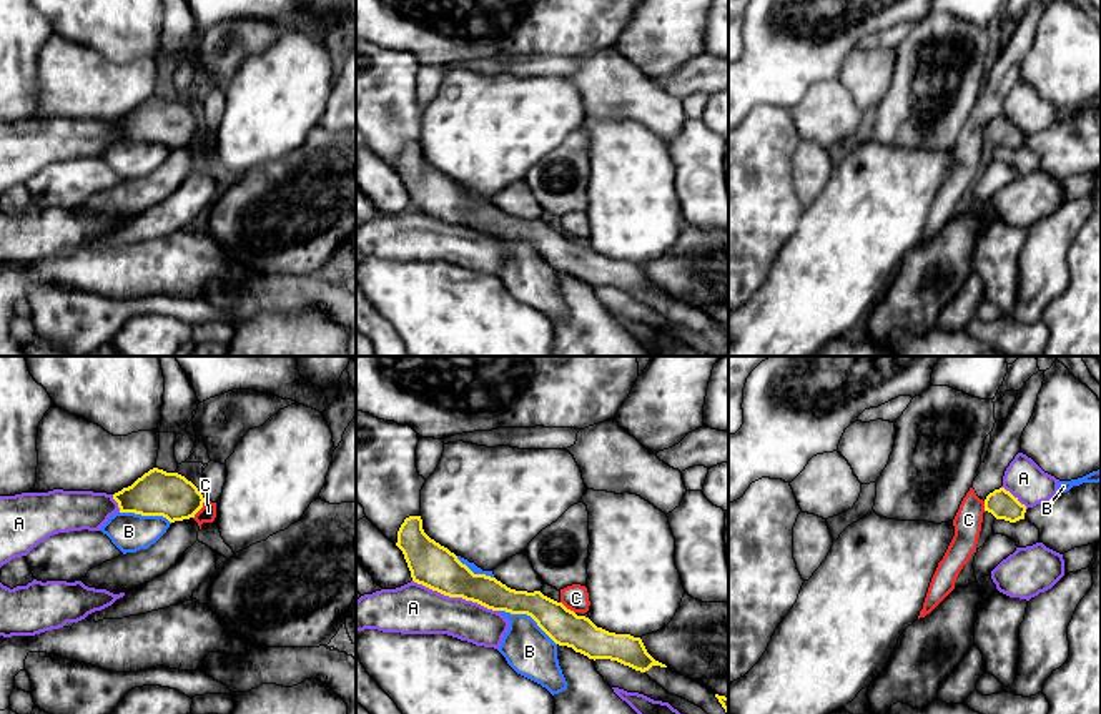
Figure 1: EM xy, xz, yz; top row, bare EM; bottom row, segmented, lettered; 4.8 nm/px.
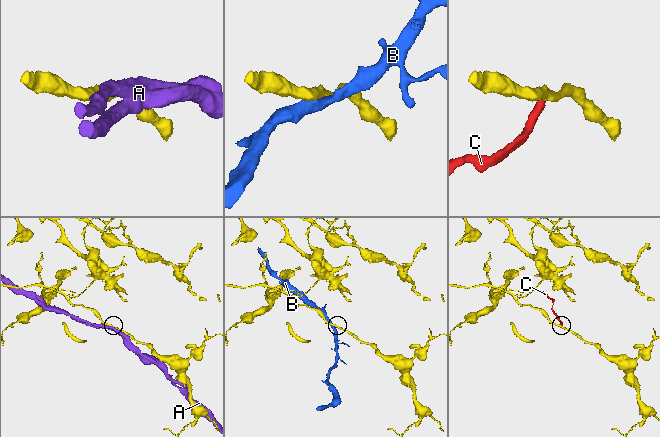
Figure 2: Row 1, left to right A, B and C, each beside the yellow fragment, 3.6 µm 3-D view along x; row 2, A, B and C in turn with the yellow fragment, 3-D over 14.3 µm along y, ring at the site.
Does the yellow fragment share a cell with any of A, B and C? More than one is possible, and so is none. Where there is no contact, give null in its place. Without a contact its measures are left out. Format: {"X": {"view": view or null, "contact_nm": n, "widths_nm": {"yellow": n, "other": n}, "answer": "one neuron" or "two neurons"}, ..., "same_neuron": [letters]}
{"A": {"view": "xz", "contact_nm": 440, "widths_nm": {"yellow": 220, "other": 240}, "answer": "two neurons"}, "B": {"view": "xz", "contact_nm": 340, "widths_nm": {"yellow": 170, "other": 240}, "answer": "two neurons"}, "C": {"view": "xy", "contact_nm": 110, "widths_nm": {"yellow": 220, "other": 80}, "answer": "two neurons"}, "same_neuron": []}

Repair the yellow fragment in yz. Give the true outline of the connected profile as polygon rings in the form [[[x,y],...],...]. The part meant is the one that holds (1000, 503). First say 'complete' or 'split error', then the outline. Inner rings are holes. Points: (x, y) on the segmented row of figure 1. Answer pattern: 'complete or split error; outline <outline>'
complete; outline [[[1000,488],[986,496],[985,511],[991,513],[996,519],[1016,523],[1024,519],[1026,506],[1021,504],[1010,491]]]

